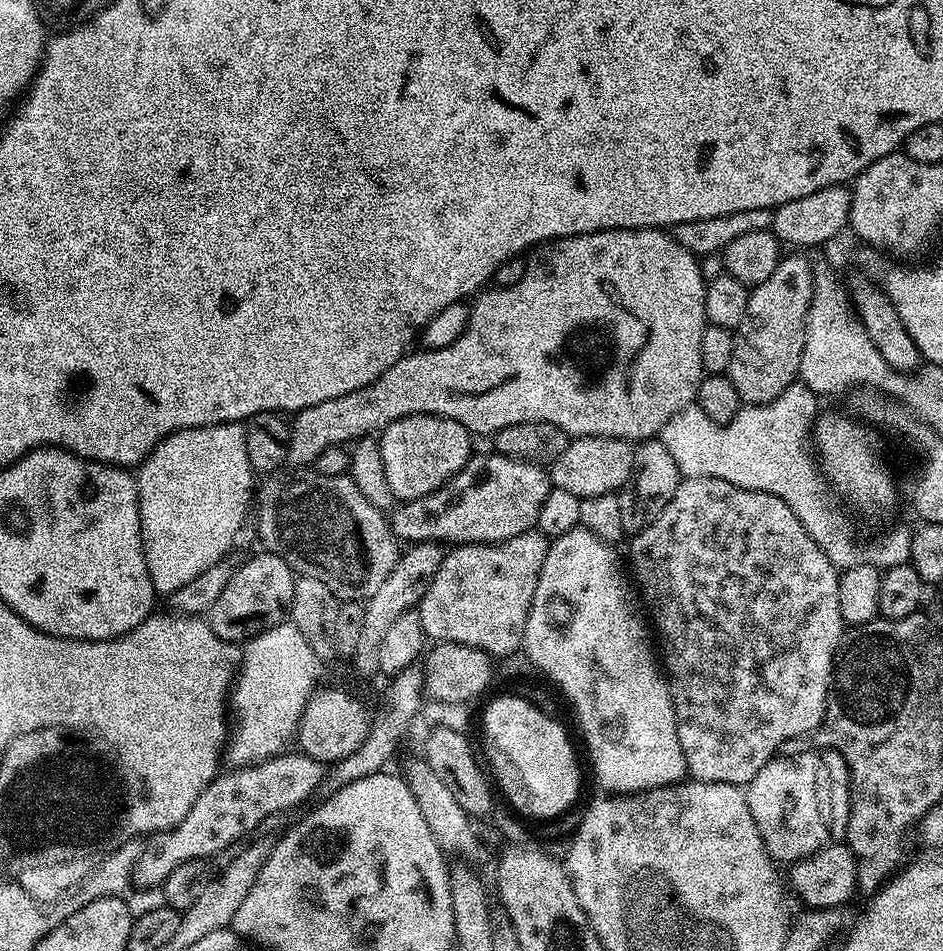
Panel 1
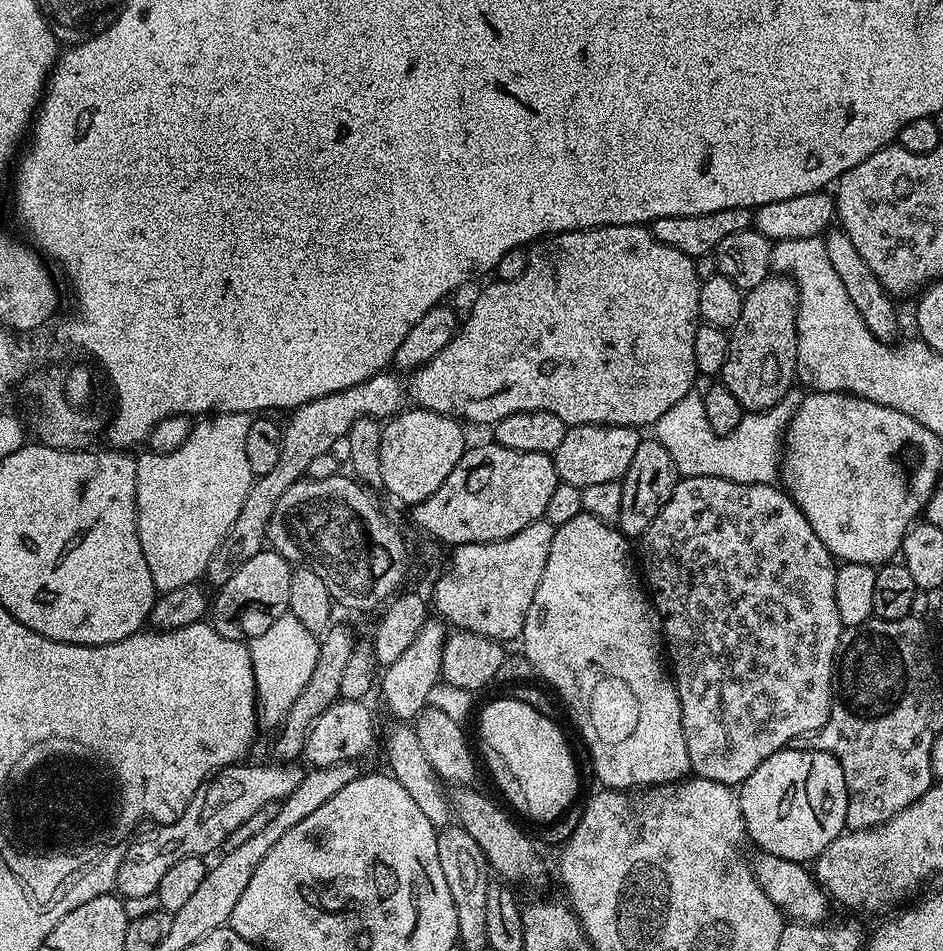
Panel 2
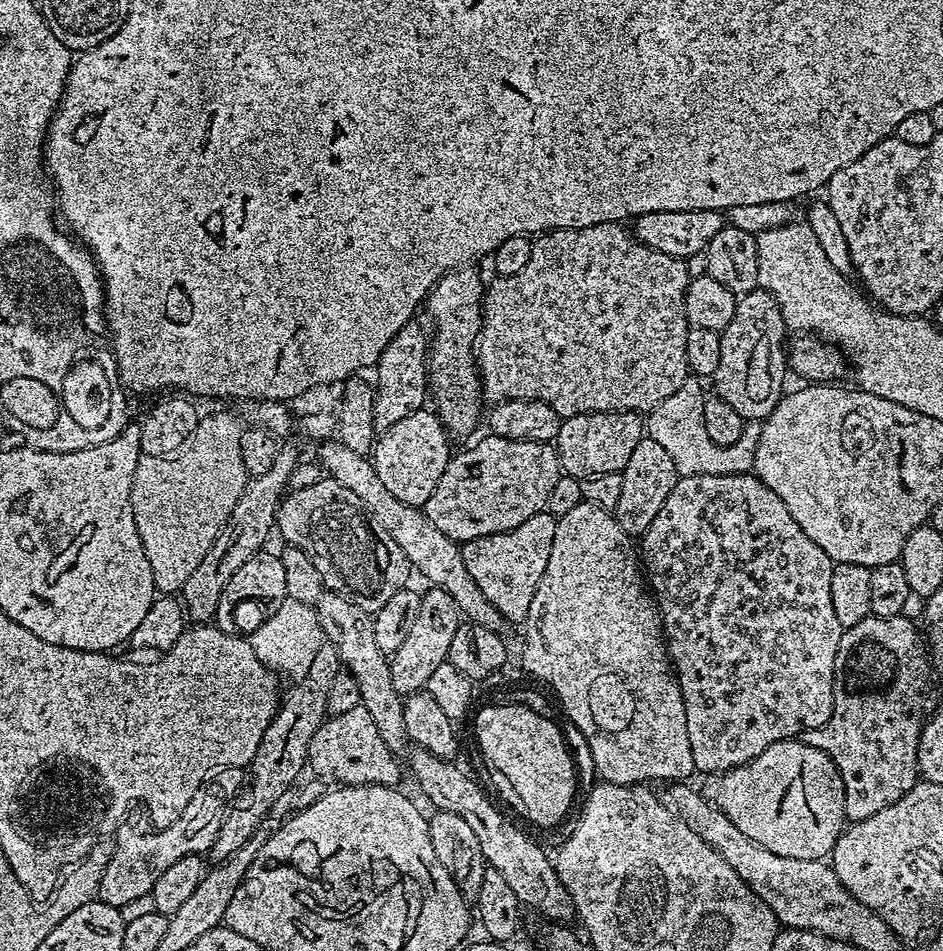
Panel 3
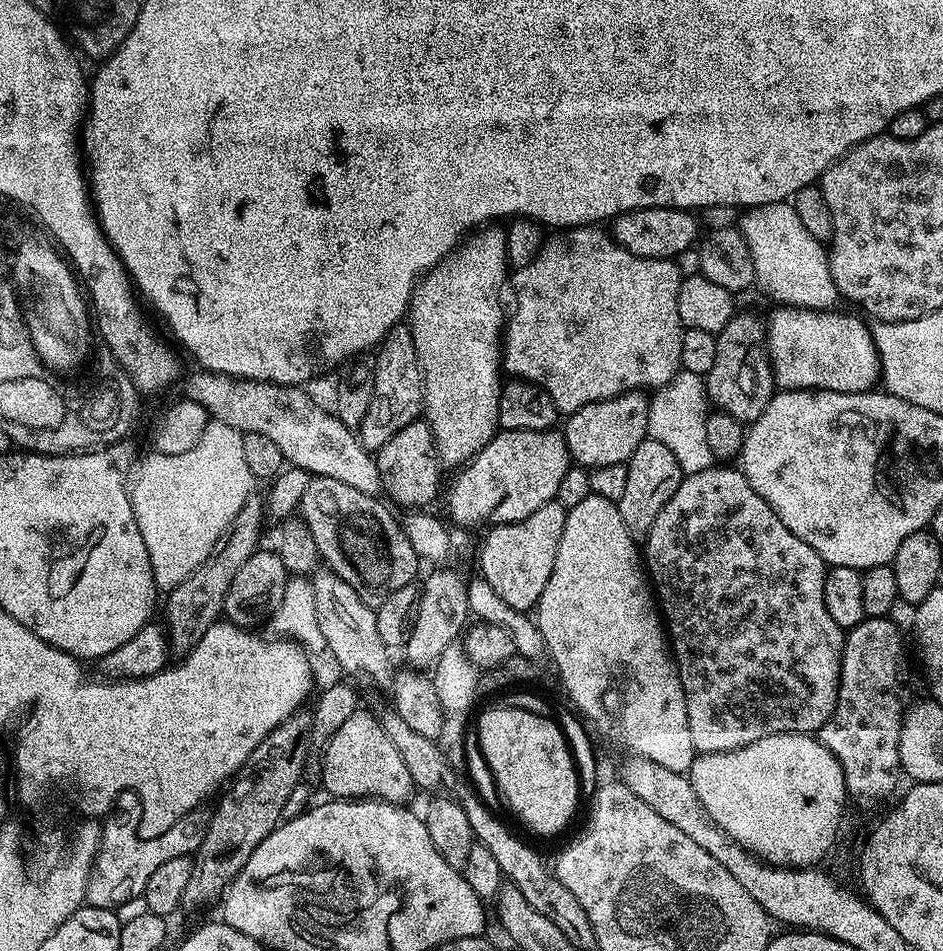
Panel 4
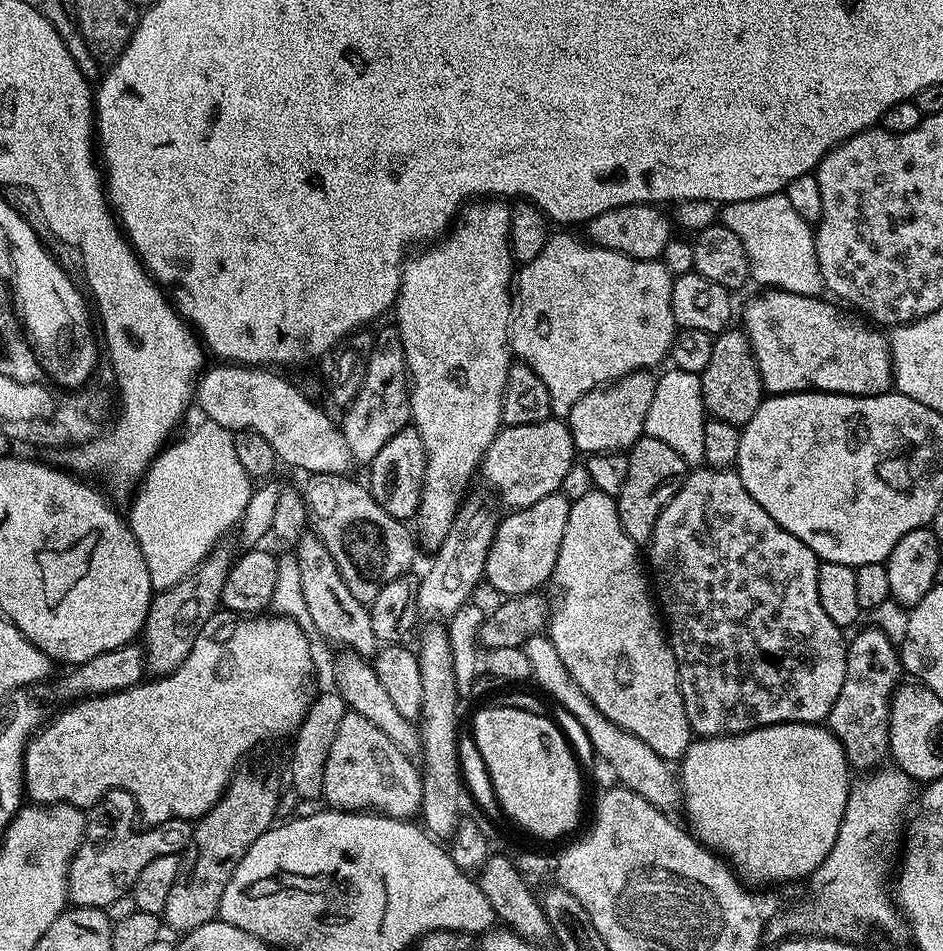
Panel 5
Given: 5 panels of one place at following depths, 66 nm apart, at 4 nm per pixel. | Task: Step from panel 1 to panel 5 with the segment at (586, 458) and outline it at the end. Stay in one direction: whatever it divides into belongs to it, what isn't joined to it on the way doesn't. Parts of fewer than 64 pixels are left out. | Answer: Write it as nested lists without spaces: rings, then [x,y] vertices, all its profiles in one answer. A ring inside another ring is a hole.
[[[647,371],[631,372],[611,386],[596,388],[569,410],[566,423],[580,454],[624,454],[644,435],[646,410],[654,398],[657,377]]]

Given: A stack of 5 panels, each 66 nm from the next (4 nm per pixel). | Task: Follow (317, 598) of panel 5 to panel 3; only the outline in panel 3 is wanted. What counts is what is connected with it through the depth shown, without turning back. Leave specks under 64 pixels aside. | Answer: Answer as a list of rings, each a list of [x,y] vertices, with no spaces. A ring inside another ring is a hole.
[[[332,590],[325,591],[314,605],[318,622],[324,632],[324,639],[336,647],[341,665],[351,672],[358,682],[358,688],[362,690],[361,705],[366,710],[370,710],[370,718],[374,718],[374,726],[378,726],[378,734],[382,734],[382,742],[386,742],[386,746],[396,757],[403,757],[403,752],[407,753],[410,748],[404,713],[405,697],[401,696],[398,690],[394,690],[389,657],[382,650],[378,650],[372,621],[373,613],[358,606],[351,595],[343,595],[339,596]]]

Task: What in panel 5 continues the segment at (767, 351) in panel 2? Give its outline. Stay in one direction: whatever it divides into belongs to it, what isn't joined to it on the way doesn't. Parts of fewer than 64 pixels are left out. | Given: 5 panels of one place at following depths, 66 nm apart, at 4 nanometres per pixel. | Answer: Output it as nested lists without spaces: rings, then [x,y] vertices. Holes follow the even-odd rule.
[[[732,326],[719,333],[712,345],[714,354],[710,354],[710,363],[704,372],[699,373],[705,413],[709,417],[743,426],[750,422],[750,418],[754,418],[754,410],[758,410],[758,406],[766,399],[756,356],[752,353],[752,343],[739,327]]]

